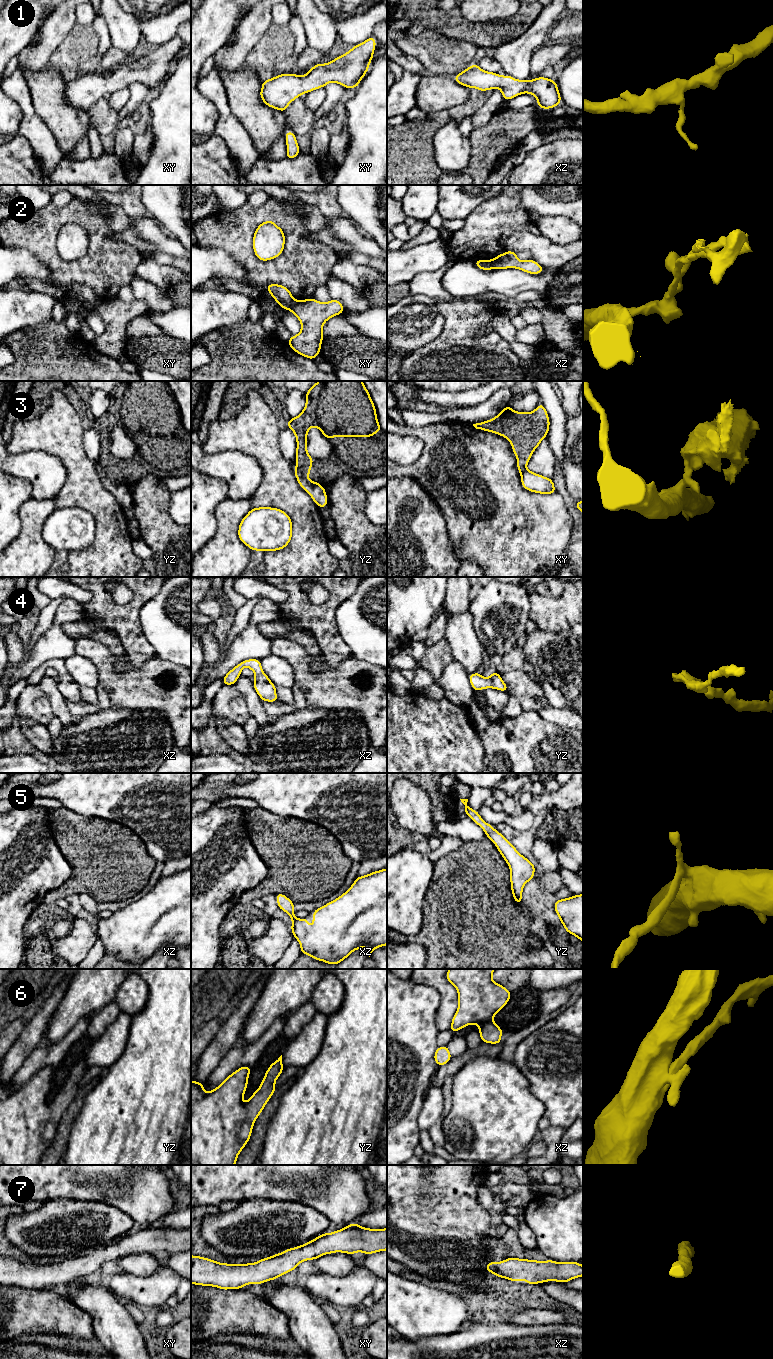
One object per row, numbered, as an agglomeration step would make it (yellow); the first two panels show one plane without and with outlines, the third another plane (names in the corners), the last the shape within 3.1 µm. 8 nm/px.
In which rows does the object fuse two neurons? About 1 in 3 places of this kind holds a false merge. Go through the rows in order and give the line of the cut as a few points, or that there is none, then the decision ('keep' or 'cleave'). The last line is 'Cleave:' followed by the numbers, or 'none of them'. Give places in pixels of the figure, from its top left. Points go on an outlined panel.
1: no cut | keep
2: xy (298, 301), (289, 309) | cleave
3: yz (297, 466), (307, 479) | cleave
4: no cut | keep
5: no cut | keep
6: no cut | keep
7: no cut | keep
Cleave: 2, 3

